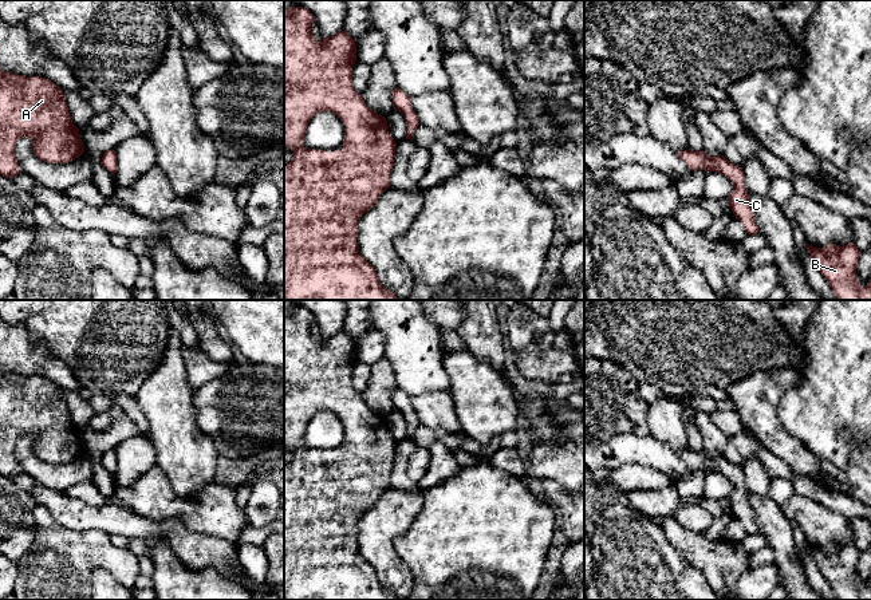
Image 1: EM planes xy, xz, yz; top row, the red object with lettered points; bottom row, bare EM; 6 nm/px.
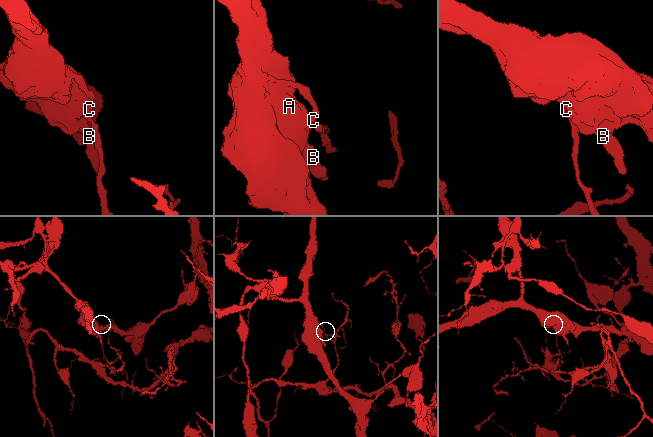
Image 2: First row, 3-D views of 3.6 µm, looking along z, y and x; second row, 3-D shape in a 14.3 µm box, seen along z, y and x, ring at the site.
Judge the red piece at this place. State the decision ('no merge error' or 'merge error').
merge error

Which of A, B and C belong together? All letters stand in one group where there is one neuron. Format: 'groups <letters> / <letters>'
groups A B / C

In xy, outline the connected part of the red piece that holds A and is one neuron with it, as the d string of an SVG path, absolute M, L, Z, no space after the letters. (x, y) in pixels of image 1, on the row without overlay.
M0 370L0 475L13 478L20 471L15 454L20 438L31 438L35 455L47 463L68 463L84 453L79 429L72 423L62 388L42 376L23 376Z

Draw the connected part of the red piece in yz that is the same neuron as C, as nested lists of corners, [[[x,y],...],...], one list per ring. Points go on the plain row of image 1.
[[[704,450],[698,451],[698,466],[706,473],[716,471],[728,477],[733,483],[733,492],[729,496],[729,508],[737,520],[740,520],[749,536],[758,533],[753,508],[745,486],[744,471],[740,465],[730,463],[724,455],[709,457]]]

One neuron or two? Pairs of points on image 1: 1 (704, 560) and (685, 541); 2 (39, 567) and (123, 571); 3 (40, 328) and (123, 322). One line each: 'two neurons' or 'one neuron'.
1: one neuron
2: one neuron
3: one neuron

